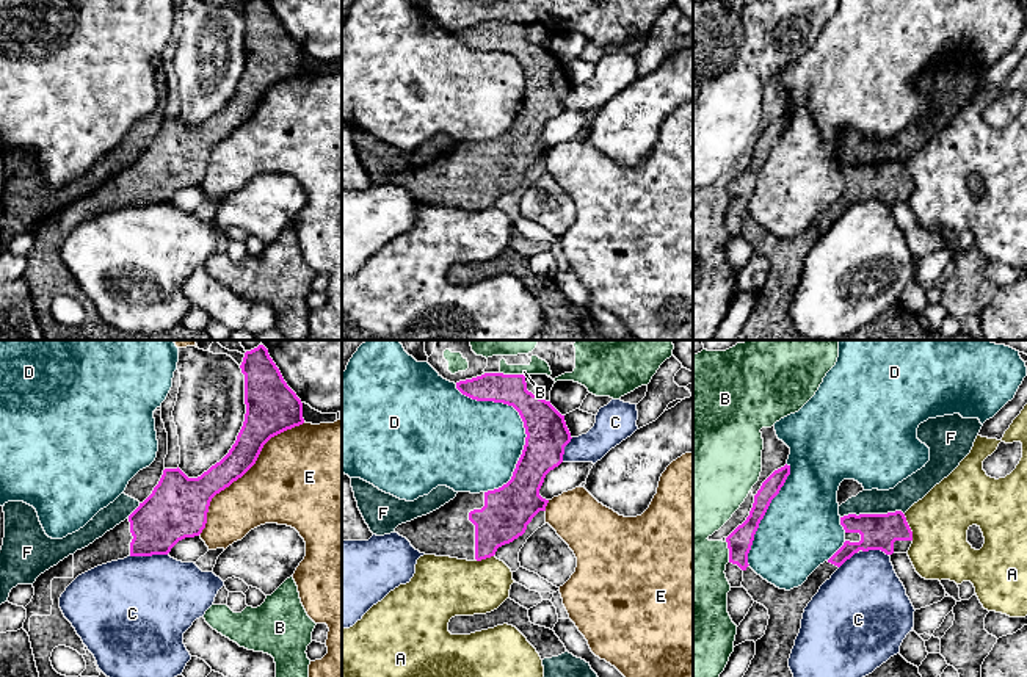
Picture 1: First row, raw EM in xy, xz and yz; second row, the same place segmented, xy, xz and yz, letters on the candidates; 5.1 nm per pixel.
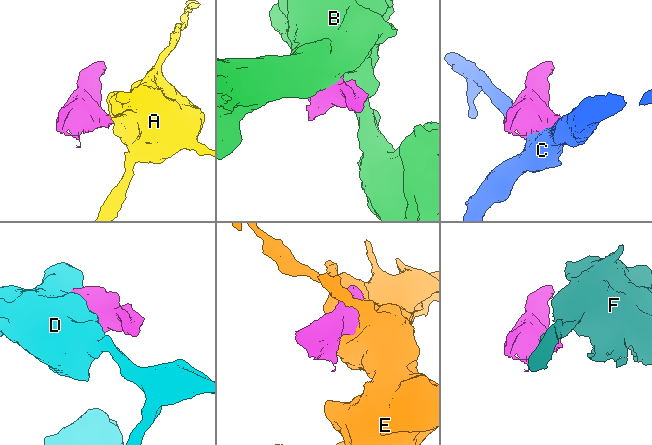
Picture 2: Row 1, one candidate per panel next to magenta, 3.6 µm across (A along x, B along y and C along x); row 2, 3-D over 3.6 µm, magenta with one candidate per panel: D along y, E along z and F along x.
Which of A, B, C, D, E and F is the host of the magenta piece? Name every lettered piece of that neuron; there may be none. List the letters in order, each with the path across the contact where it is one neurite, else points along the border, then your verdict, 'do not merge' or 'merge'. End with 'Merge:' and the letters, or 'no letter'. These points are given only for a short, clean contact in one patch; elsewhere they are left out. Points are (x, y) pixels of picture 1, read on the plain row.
A: border along yz (903, 163), (913, 188); do not merge
B: do not merge
C: do not merge
D: do not merge
E: do not merge
F: border along yz (903, 162), (844, 163), (841, 166); do not merge
Merge: no letter

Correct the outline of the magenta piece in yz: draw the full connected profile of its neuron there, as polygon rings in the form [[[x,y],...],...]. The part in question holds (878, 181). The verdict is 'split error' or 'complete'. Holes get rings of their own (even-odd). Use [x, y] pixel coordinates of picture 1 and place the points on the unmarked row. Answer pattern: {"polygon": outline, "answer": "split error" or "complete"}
{"polygon": [[[787,113],[775,119],[754,144],[746,169],[726,186],[729,212],[743,219],[742,235],[754,251],[768,259],[770,265],[765,284],[756,290],[756,304],[735,340],[811,340],[793,328],[789,317],[807,252],[855,202],[869,199],[881,199],[886,204],[908,202],[913,193],[913,180],[902,160],[848,163],[840,166],[840,174],[845,179],[844,194],[820,213],[801,235],[790,240],[776,237],[749,216],[748,202],[760,169],[789,124],[790,114]]], "answer": "split error"}

